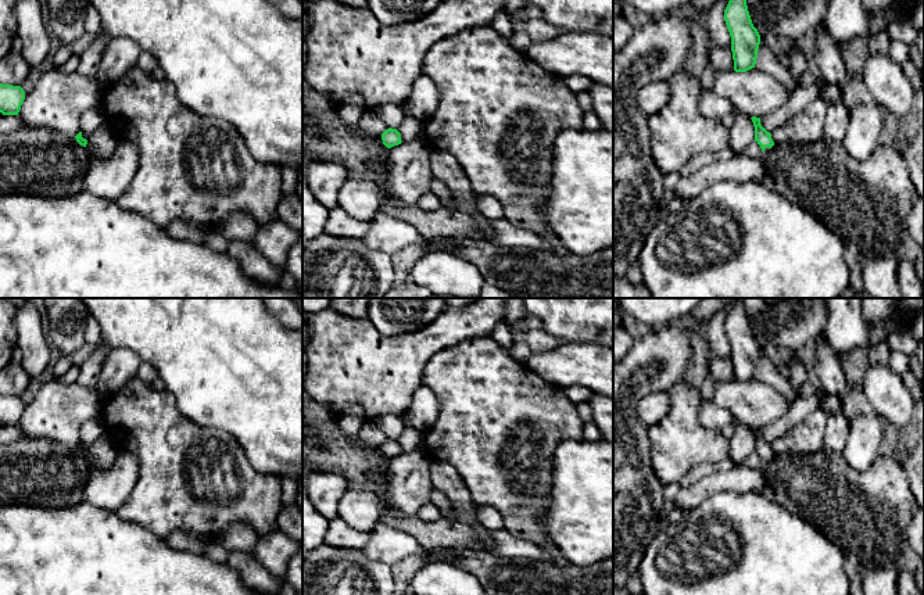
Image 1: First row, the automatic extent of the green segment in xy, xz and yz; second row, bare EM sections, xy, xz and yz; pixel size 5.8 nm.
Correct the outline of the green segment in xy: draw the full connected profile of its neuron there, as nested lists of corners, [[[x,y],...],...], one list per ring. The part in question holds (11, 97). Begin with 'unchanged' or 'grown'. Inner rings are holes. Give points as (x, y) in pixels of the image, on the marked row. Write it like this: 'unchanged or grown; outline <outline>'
unchanged; outline [[[0,83],[0,112],[3,115],[18,115],[25,100],[25,92],[21,86]]]

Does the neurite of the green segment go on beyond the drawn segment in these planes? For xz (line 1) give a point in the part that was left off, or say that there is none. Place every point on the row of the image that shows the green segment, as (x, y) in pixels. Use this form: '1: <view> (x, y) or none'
1: none

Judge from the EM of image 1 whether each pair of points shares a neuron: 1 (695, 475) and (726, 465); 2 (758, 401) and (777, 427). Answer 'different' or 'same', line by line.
1: same
2: different

